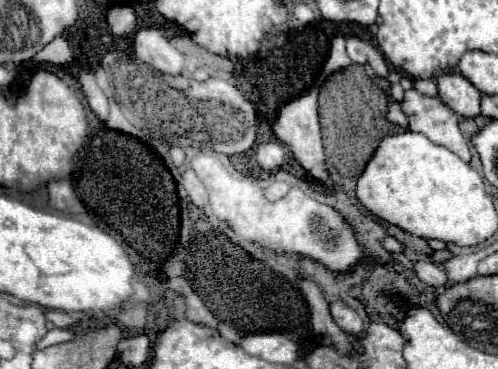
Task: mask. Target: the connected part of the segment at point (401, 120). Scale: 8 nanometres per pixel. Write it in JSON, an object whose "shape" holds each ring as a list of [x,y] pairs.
{"shape":[[[389,99],[389,111],[387,111],[387,119],[391,119],[391,123],[395,125],[401,125],[403,129],[409,129],[409,123],[407,123],[407,117],[405,113],[401,111],[399,103],[395,99]]]}

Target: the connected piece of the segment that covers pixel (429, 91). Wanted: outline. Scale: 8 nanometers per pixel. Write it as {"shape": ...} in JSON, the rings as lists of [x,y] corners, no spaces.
{"shape":[[[417,79],[417,81],[413,83],[413,87],[415,87],[417,91],[421,91],[423,95],[427,95],[427,97],[439,97],[439,95],[437,95],[437,85],[435,85],[433,79]]]}

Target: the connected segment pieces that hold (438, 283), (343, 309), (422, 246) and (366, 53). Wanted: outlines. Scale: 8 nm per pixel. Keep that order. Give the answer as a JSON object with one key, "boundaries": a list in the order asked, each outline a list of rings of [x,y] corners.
{"boundaries":[[[[419,261],[419,263],[415,263],[415,271],[417,271],[417,277],[431,287],[447,287],[449,285],[445,271],[435,263]]],[[[331,303],[331,317],[335,319],[335,323],[349,335],[357,337],[363,331],[363,321],[359,319],[359,315],[347,307],[345,303]]],[[[377,219],[377,221],[385,227],[385,231],[387,231],[391,237],[395,237],[397,241],[401,241],[407,249],[413,249],[413,251],[423,253],[423,255],[431,255],[431,253],[433,253],[433,249],[429,247],[429,243],[427,243],[425,239],[415,237],[415,235],[411,235],[411,233],[407,233],[407,231],[399,229],[399,227],[395,227],[395,225],[389,225],[389,223],[387,223],[387,221],[383,221],[383,219]]],[[[349,37],[347,39],[347,53],[349,53],[353,63],[359,63],[359,65],[369,63],[377,75],[387,75],[389,73],[389,67],[385,63],[383,55],[375,47],[363,43],[357,37]]]]}

